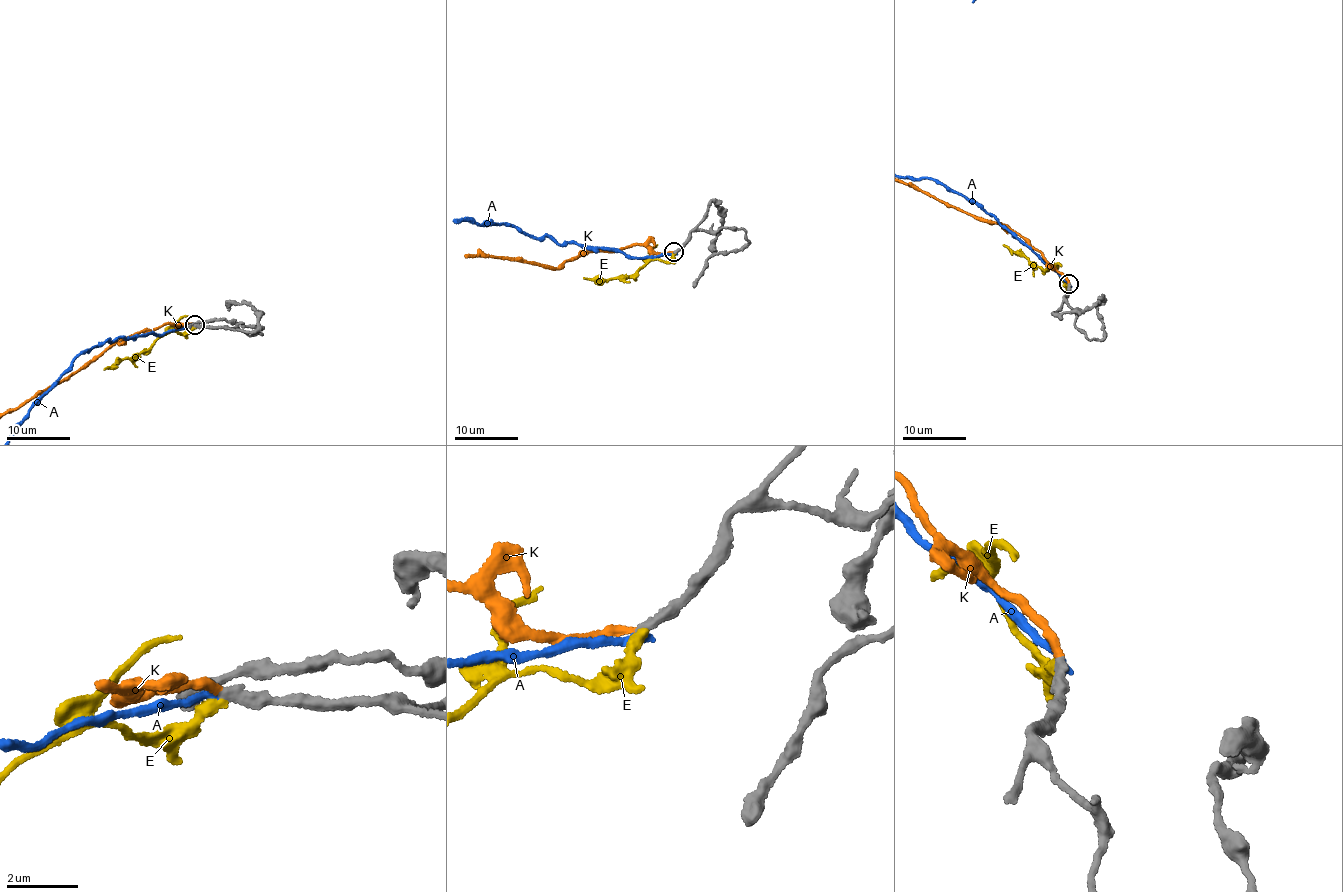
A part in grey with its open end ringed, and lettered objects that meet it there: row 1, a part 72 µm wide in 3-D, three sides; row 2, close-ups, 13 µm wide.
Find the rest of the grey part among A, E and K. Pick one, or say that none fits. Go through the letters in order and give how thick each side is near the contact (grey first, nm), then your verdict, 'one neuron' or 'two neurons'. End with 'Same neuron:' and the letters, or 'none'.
A: 320/240 nm | two neurons
E: 360/280 nm | two neurons
K: 300/240 nm | one neuron
Same neuron: K

